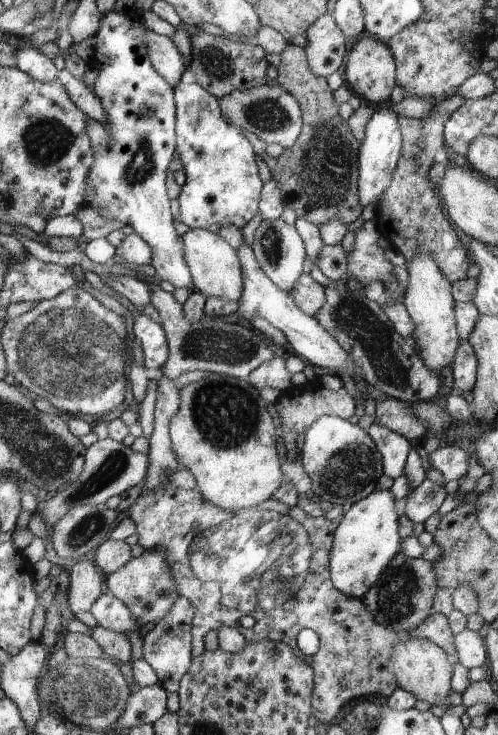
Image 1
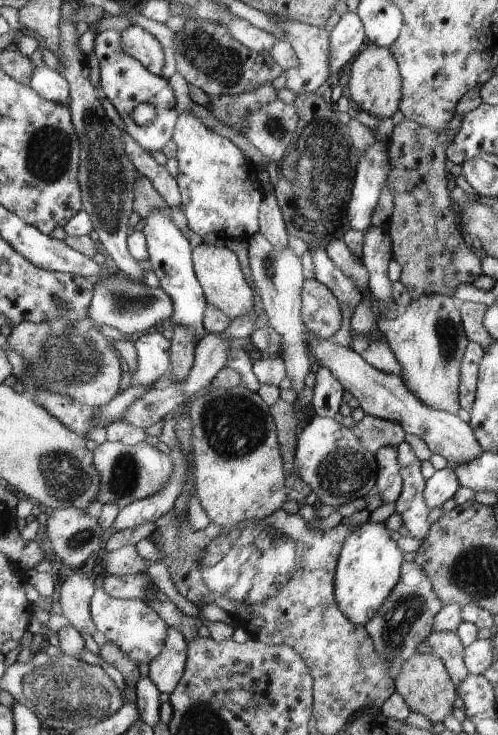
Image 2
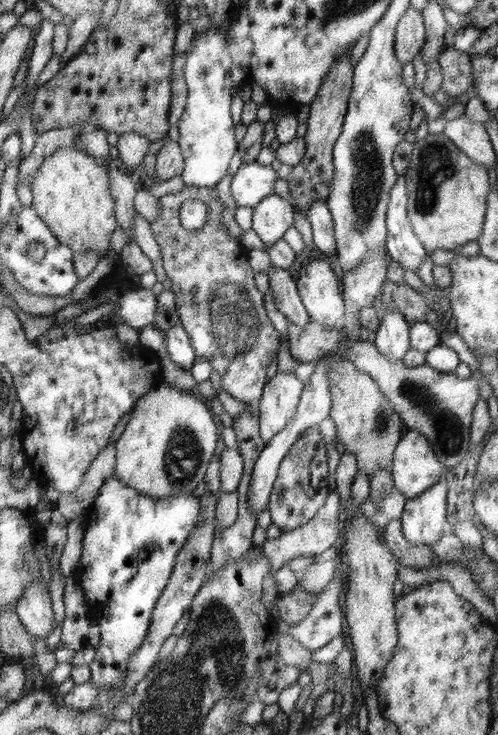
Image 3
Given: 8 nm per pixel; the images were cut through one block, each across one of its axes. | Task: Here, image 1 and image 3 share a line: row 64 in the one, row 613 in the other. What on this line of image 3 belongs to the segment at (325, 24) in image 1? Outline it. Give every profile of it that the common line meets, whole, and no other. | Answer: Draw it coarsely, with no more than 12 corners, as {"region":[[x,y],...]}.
{"region":[[342,567],[302,623],[287,626],[309,651],[340,635],[345,620],[338,601]]}

